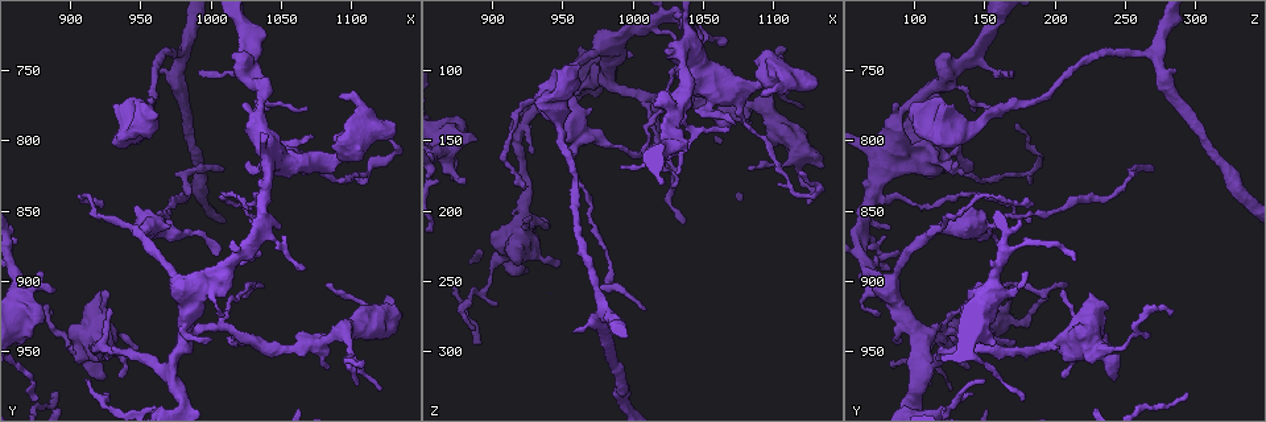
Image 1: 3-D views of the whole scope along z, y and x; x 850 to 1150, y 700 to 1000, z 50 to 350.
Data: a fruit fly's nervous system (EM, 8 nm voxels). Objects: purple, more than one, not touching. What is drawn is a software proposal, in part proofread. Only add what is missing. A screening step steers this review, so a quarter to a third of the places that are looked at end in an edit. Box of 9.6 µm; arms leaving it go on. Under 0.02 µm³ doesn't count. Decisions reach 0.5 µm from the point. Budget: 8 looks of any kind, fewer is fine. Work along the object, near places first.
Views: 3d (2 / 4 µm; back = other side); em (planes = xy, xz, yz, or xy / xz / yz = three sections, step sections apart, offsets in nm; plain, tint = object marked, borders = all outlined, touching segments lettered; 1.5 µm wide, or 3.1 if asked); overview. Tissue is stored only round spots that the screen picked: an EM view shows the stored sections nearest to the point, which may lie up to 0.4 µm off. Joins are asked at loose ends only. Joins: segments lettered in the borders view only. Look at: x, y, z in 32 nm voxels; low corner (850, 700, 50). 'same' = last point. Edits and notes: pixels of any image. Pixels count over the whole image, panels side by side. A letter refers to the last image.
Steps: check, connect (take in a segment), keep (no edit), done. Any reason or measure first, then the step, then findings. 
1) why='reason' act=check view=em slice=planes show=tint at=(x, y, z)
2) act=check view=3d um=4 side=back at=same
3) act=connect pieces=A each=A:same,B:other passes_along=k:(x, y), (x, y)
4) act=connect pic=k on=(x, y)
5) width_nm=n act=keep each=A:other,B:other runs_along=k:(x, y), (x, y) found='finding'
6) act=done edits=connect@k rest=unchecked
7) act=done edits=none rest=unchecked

why='branch stops here' act=check view=em slice=yz step=4 show=borders at=(886, 920, 284)

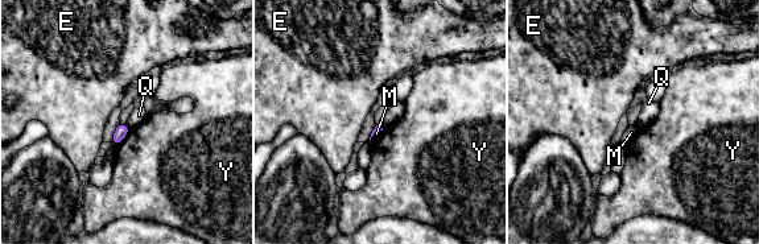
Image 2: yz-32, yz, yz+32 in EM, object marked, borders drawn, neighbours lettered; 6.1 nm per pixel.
why='cut it another way' act=check view=em slice=planes show=borders at=same

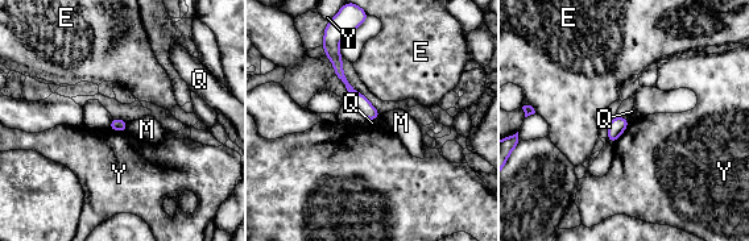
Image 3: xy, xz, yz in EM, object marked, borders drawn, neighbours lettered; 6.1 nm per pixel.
width_nm=80 longest_contact=Y:140nm act=keep each=E:other,M:other,Q:other,Y:other found='no lettered segment goes on from it'

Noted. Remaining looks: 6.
why='an open end' act=check view=em slice=planes show=borders at=(876, 894, 180)

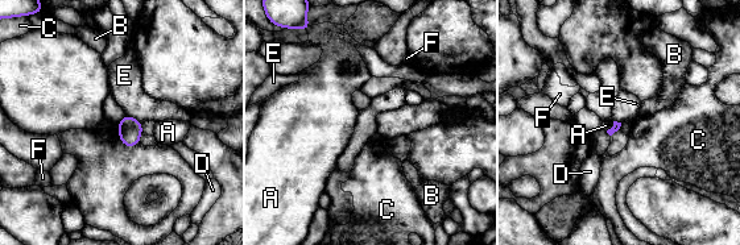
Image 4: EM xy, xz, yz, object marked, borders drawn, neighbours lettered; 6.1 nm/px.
width_nm=140 act=keep each=A:other,B:other,C:other,D:other,E:other,F:other border=4:(116, 125), (125, 145), (139, 142) found='none of them fits'

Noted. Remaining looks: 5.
why='an open end' act=check view=em slice=planes show=borders at=(962, 778, 98)

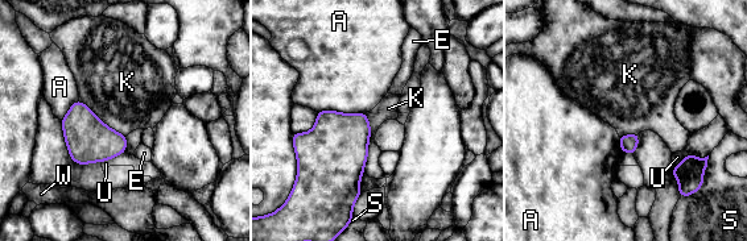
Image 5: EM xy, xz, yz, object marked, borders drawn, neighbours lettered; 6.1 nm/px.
act=keep each=A:other,E:other,K:other,S:other,U:other,W:other found='none of them fits'

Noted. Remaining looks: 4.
act=done edits=none rest=unchecked

